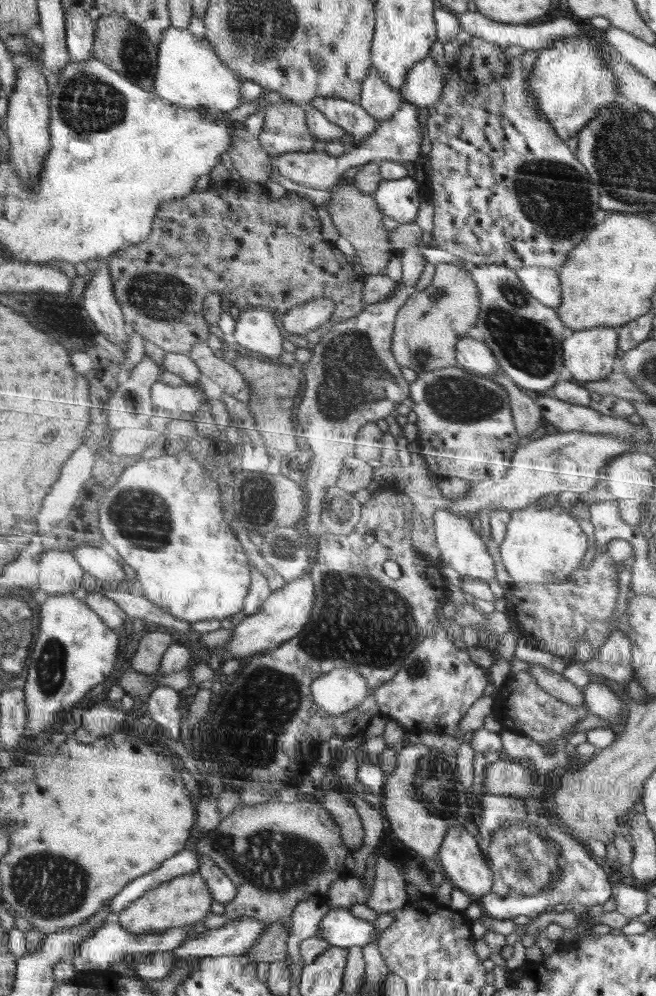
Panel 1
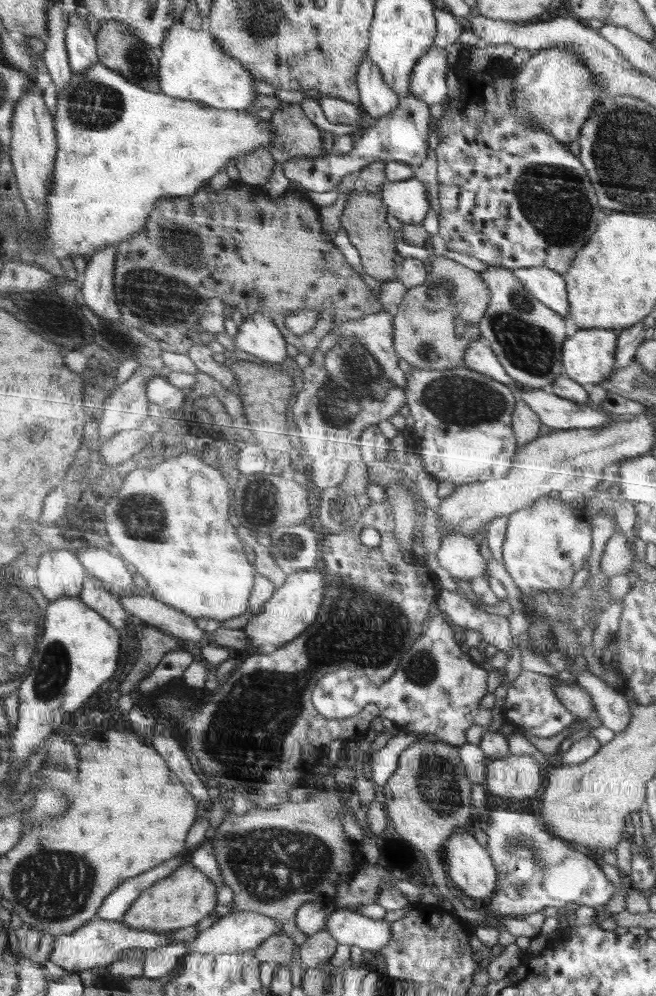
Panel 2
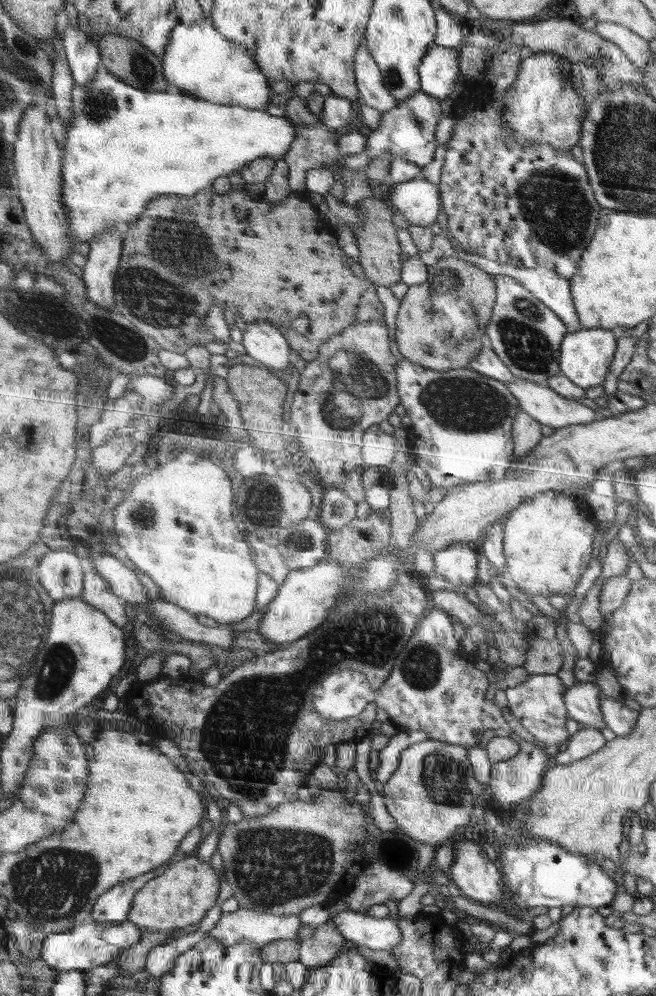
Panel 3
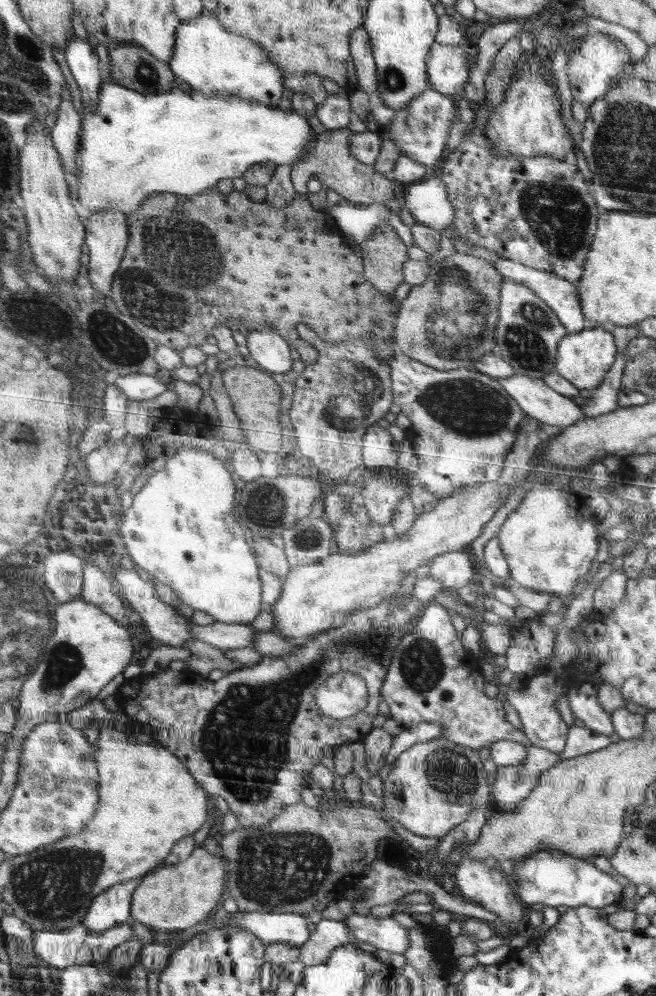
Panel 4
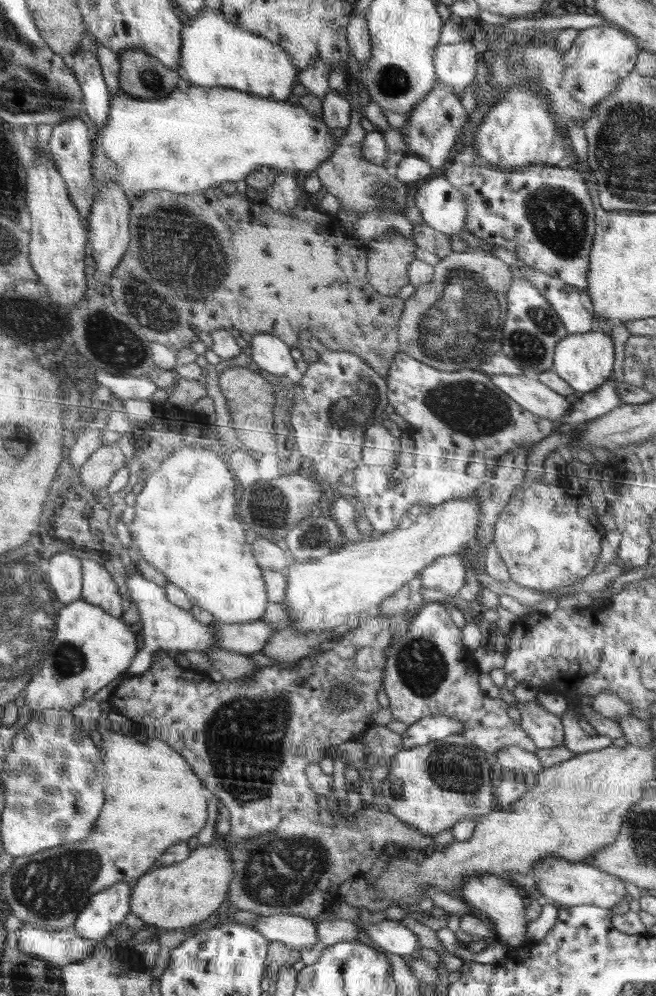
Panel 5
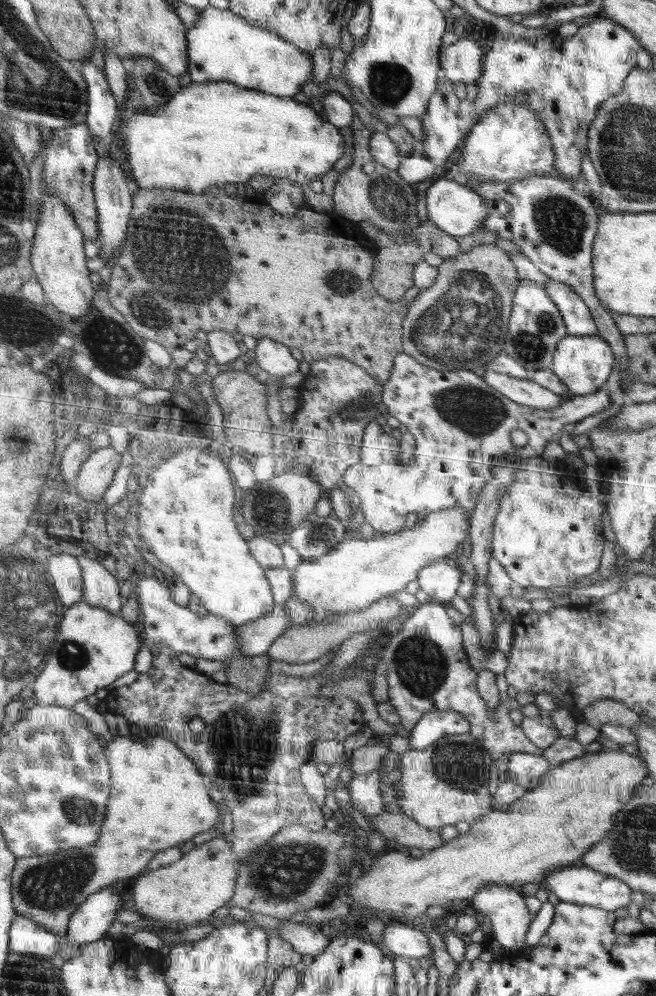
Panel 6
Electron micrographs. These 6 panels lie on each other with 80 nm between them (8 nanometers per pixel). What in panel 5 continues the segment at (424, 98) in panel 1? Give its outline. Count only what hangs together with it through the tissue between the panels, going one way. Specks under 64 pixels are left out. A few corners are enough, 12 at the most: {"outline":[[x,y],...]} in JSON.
{"outline":[[470,42],[438,44],[438,83],[456,92],[476,80]]}

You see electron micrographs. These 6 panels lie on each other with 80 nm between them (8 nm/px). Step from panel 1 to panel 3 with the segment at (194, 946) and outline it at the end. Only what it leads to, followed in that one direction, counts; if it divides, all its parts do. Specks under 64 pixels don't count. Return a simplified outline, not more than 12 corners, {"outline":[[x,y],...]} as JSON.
{"outline":[[238,909],[222,914],[205,937],[262,949],[298,940],[299,915]]}

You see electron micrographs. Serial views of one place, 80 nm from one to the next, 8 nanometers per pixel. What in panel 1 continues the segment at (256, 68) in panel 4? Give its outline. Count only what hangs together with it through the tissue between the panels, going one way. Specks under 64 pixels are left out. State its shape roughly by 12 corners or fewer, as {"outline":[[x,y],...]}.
{"outline":[[170,26],[156,96],[186,110],[234,110],[244,80],[206,36]]}

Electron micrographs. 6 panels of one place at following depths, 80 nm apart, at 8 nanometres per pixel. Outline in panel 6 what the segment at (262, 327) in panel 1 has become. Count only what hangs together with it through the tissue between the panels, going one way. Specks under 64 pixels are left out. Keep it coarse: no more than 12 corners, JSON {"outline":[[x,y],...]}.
{"outline":[[260,337],[254,362],[282,378],[298,371],[300,361],[287,345]]}

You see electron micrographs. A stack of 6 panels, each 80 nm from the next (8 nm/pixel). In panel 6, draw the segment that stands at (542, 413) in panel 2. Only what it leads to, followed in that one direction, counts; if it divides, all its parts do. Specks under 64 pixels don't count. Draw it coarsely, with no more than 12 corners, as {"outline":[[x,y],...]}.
{"outline":[[487,368],[480,373],[492,388],[518,404],[554,408],[560,395],[531,378]]}

